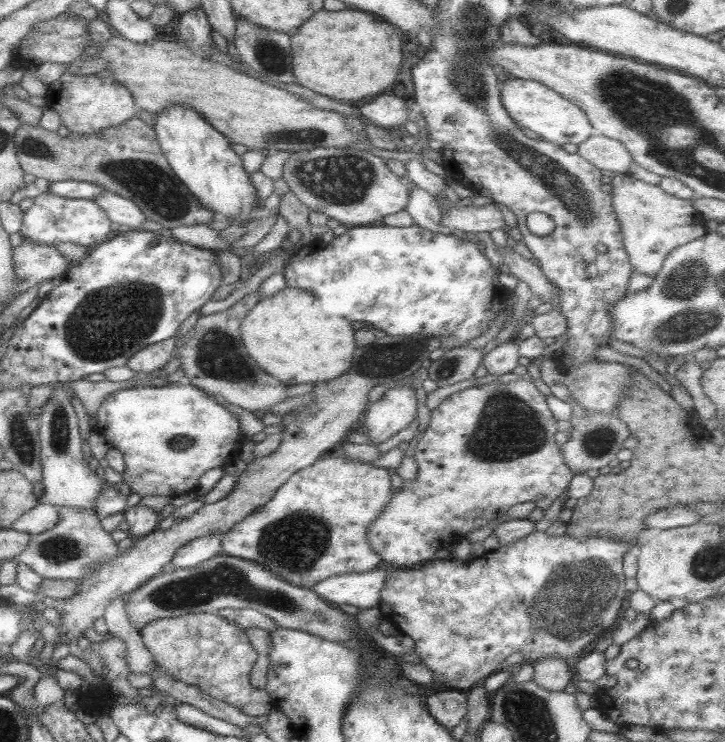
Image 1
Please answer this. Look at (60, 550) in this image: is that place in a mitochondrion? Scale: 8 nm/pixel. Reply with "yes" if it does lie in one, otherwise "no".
yes

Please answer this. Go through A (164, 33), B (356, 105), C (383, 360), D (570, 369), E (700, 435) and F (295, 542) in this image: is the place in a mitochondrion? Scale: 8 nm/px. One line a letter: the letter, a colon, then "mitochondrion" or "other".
A: other
B: other
C: mitochondrion
D: other
E: other
F: mitochondrion

